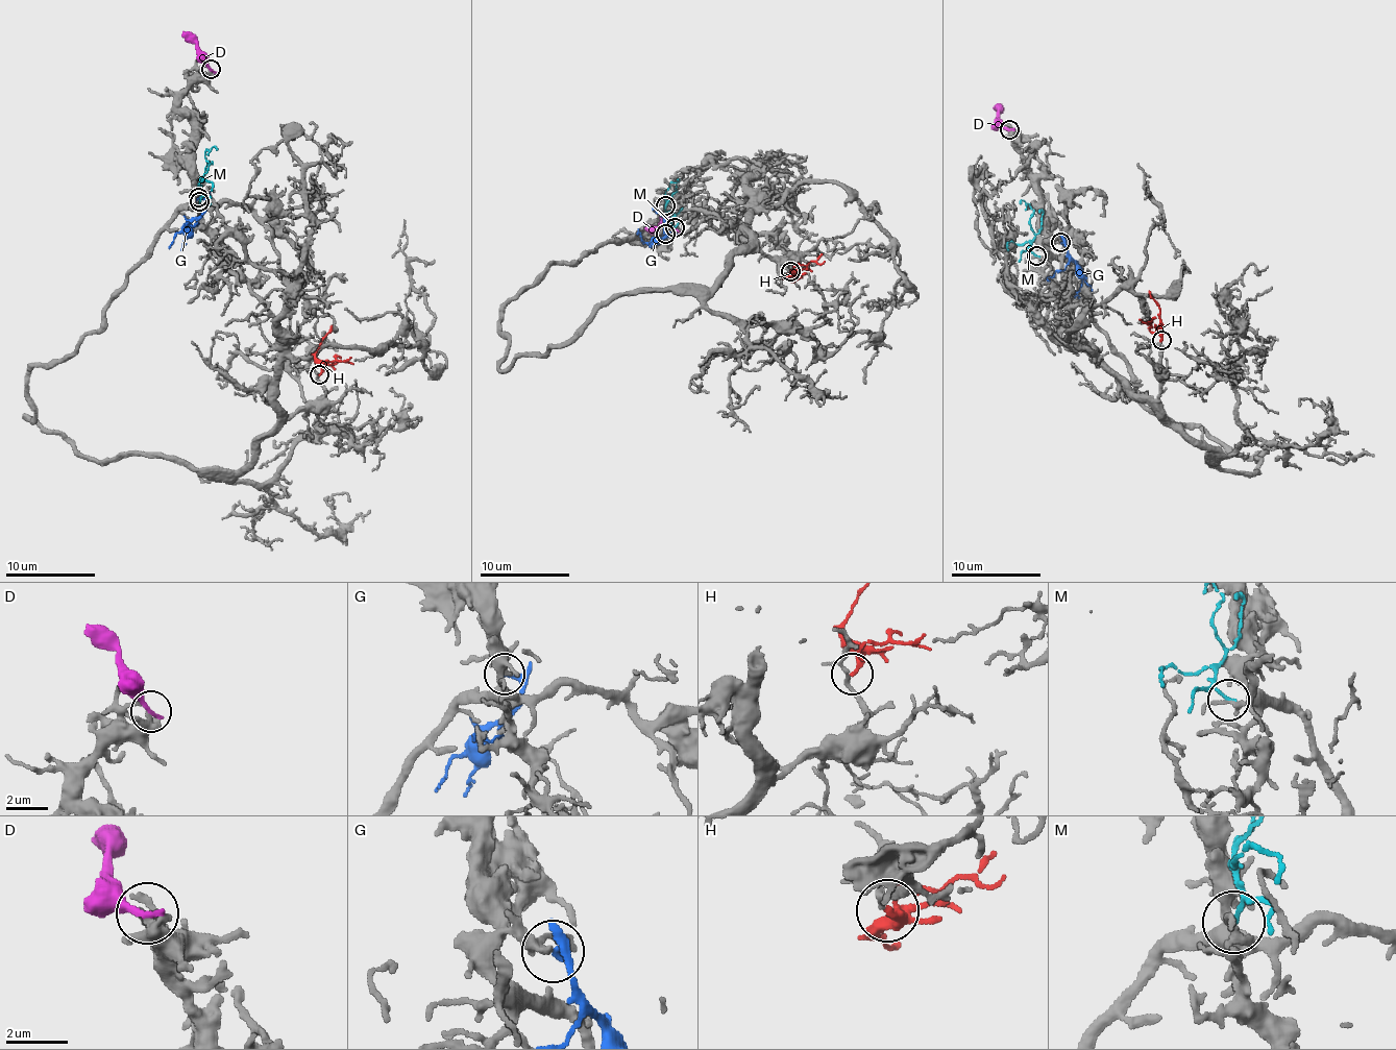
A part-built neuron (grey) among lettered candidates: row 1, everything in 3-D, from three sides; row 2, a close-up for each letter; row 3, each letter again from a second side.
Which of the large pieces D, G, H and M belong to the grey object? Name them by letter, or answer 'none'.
H

